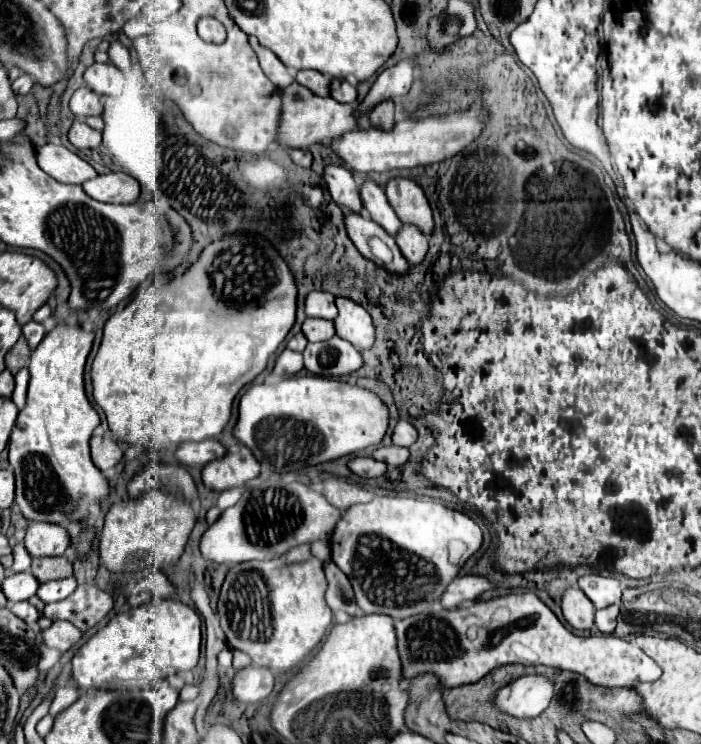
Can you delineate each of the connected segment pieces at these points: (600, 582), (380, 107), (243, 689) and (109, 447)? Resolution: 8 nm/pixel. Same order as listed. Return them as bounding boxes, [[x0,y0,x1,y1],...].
[[578,575,622,609],[370,99,394,129],[234,665,274,703],[90,437,122,471]]

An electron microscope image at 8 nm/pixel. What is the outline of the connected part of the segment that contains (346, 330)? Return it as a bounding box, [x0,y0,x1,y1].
[334,297,376,351]

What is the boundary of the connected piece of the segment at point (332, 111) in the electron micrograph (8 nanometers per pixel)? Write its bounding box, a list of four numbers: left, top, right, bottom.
[280,83,358,149]

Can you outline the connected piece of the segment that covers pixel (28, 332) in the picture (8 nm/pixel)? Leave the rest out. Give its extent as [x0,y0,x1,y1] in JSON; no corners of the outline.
[22,321,47,347]

